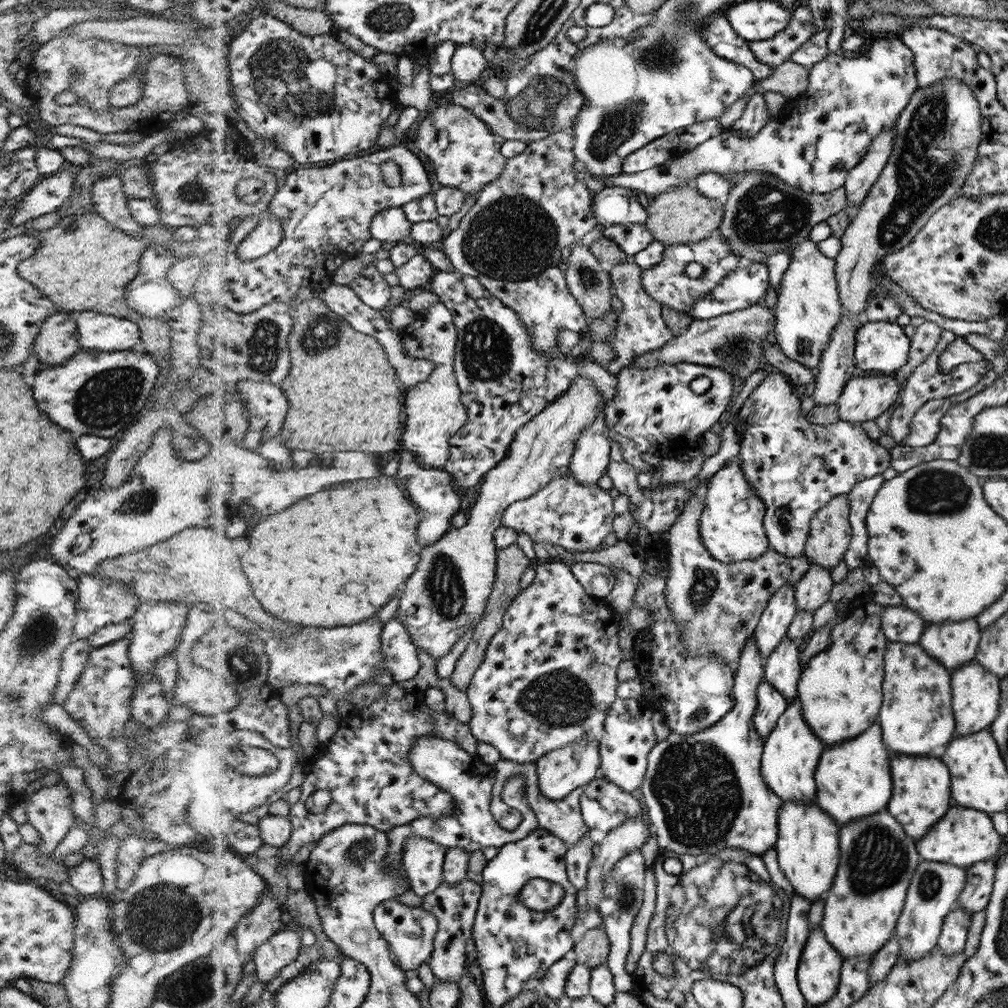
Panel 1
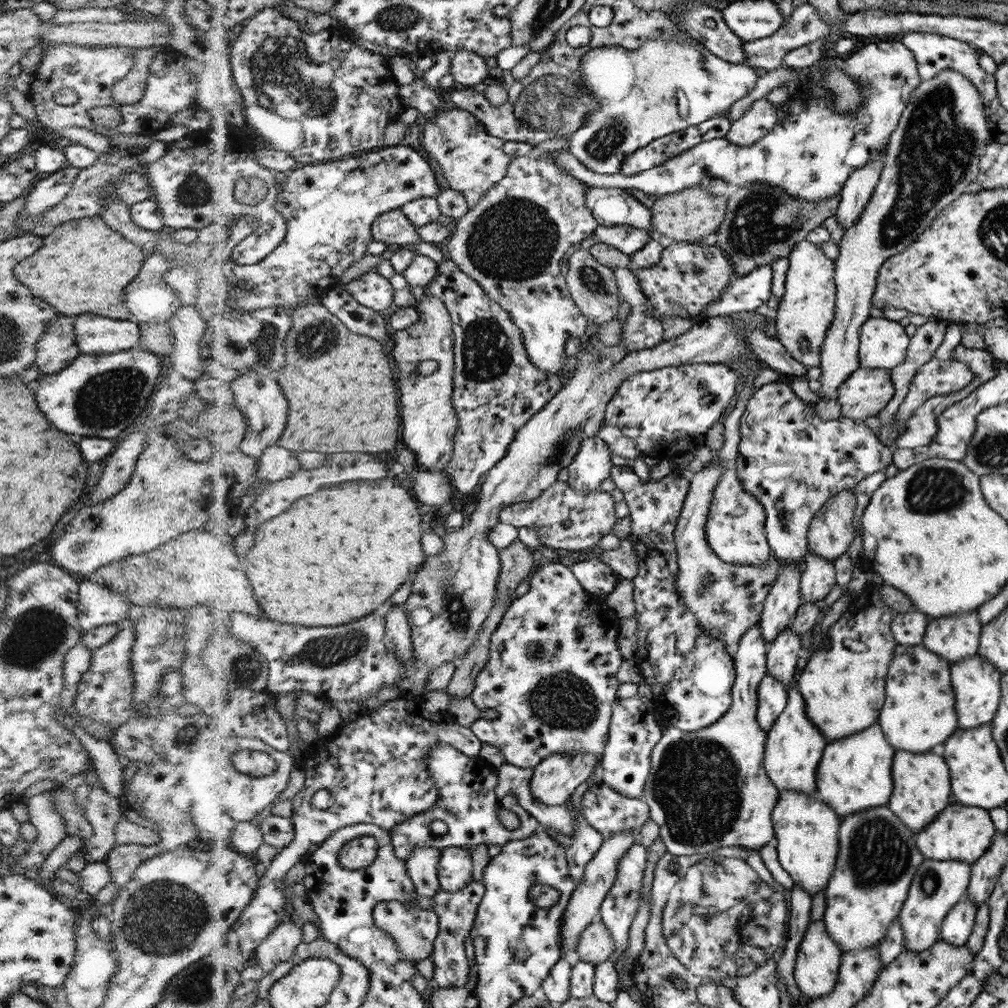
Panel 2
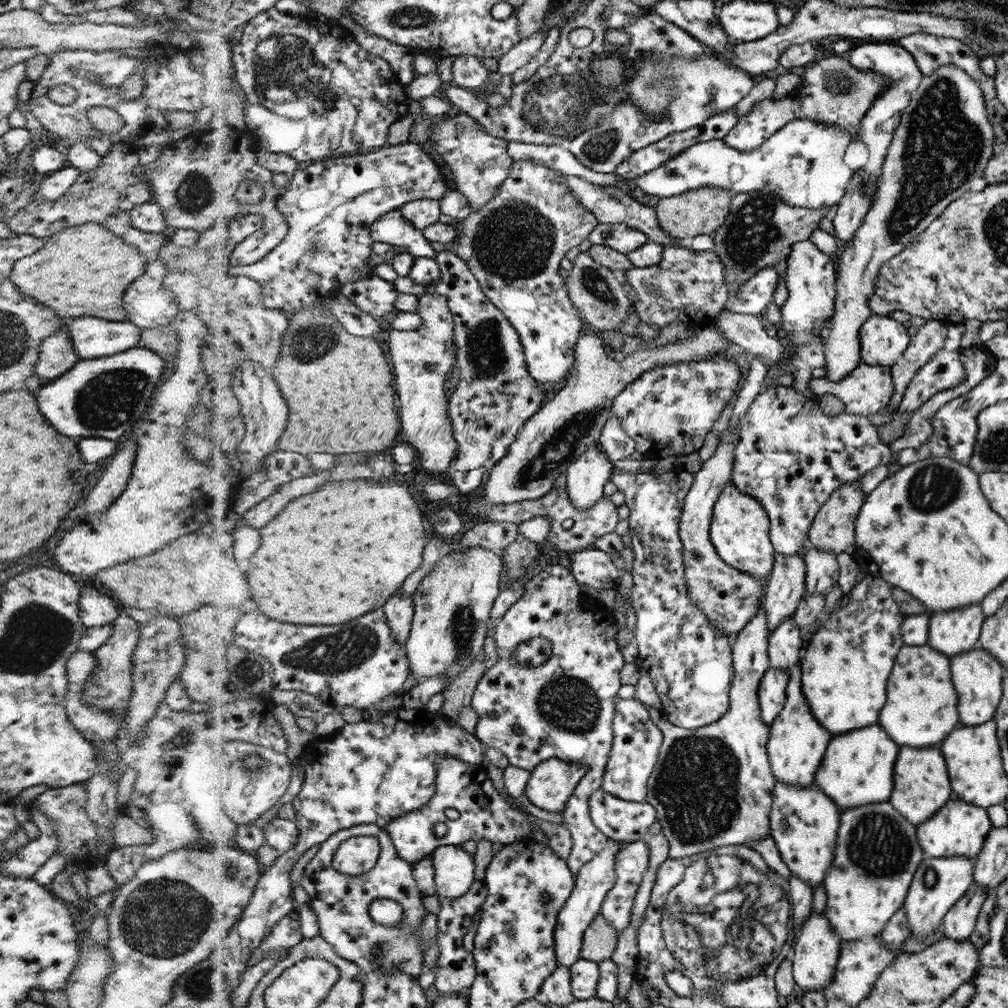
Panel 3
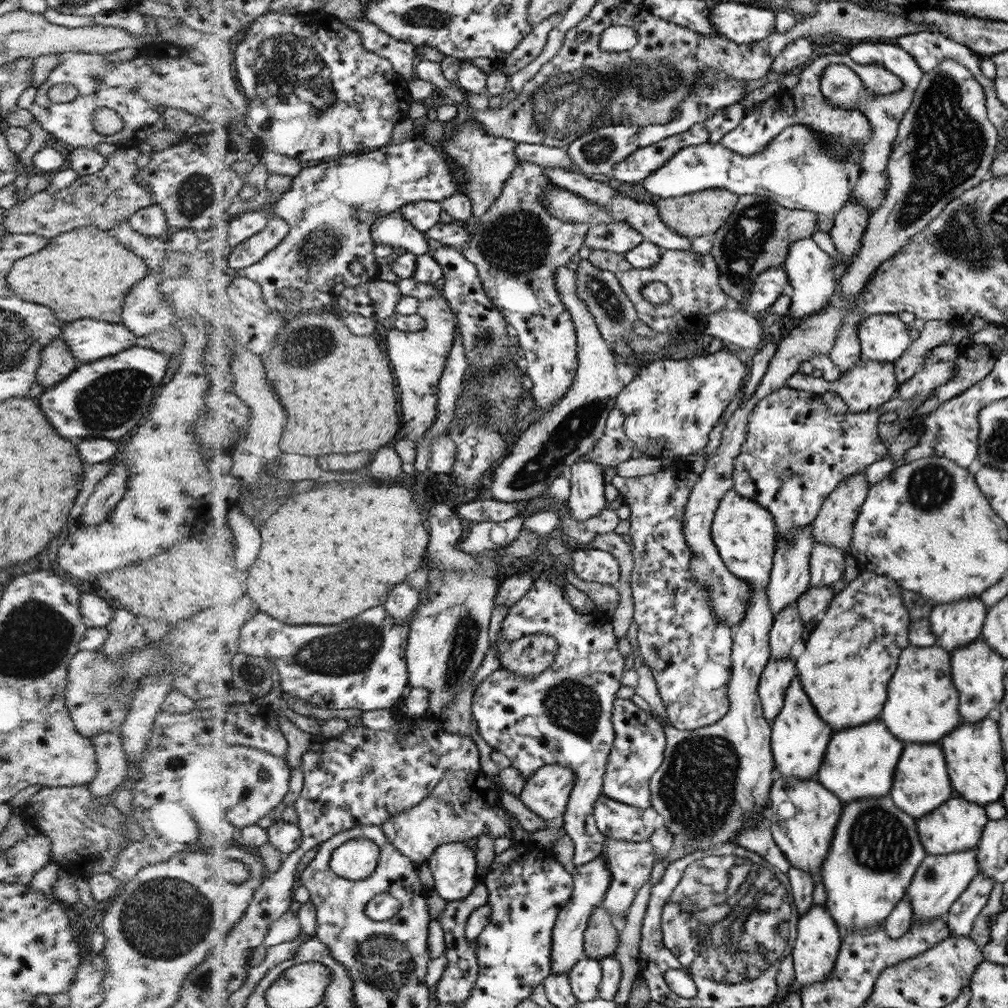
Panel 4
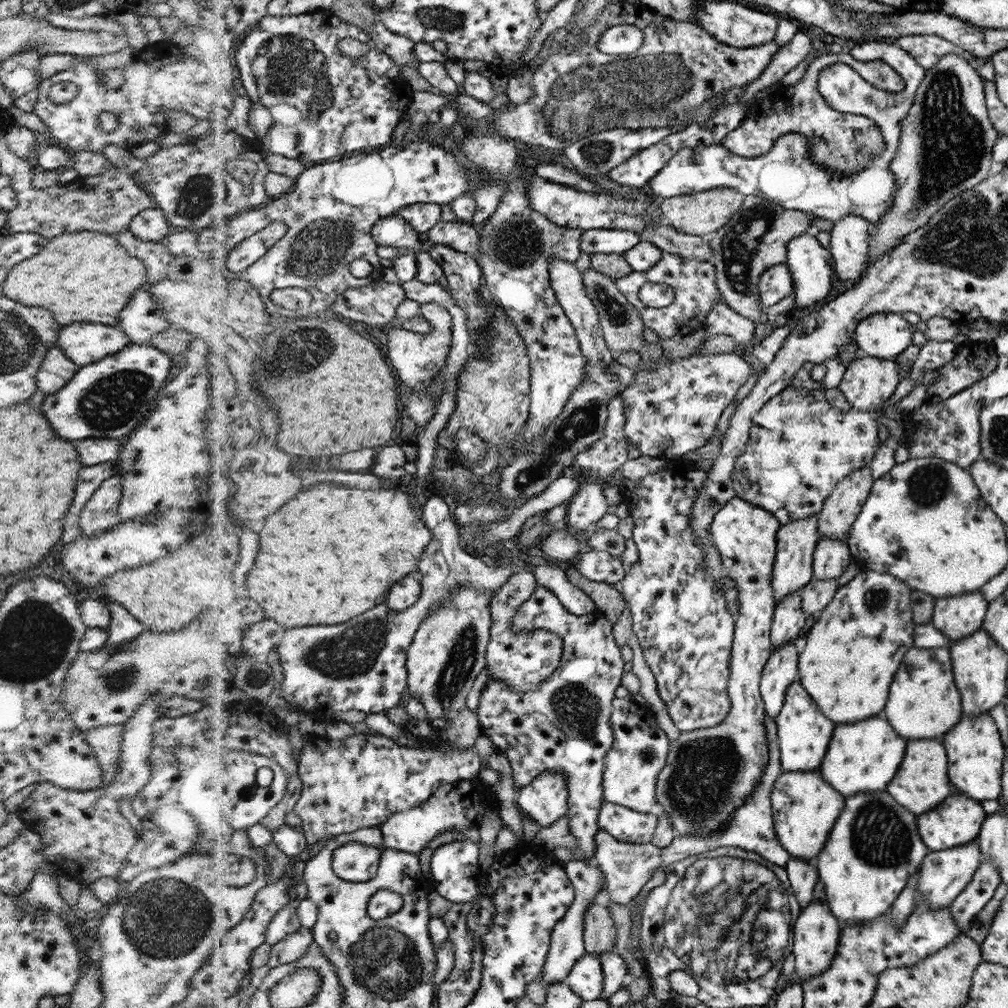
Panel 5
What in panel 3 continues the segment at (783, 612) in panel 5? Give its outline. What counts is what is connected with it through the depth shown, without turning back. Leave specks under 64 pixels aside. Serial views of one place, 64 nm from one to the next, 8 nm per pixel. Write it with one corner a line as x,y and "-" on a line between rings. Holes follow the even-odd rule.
794,616
786,618
777,630
769,635
769,666
783,671
790,671
798,664
798,655
802,644
802,629
797,625

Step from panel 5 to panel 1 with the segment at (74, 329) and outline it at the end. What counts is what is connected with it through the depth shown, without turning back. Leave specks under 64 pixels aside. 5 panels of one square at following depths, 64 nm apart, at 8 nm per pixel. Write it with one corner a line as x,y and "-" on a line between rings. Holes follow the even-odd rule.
86,310
77,314
76,319
81,348
108,352
139,348
141,332
128,317

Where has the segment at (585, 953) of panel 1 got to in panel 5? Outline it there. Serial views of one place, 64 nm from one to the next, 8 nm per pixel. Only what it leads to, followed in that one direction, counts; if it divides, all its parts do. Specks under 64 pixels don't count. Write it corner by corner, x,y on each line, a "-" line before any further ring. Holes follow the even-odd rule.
594,901
586,908
584,942
586,953
596,956
612,952
617,944
617,927
608,908

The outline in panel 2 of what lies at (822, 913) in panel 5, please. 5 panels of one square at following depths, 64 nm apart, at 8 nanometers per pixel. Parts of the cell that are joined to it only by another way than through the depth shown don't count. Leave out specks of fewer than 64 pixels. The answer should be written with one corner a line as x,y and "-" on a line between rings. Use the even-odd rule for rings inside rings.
823,920
810,922
802,942
800,942
800,950
796,956
794,965
794,979
798,989
809,999
818,999
820,996
828,996
833,992
840,979
840,946
825,928

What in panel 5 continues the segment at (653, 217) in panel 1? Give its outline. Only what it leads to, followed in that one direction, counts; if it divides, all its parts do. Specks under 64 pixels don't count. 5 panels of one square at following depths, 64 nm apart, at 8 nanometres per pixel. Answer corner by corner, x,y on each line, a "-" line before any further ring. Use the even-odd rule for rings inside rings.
717,188
692,195
675,196
664,199
661,212
665,223
684,234
702,237
725,226
741,210
745,196
733,188

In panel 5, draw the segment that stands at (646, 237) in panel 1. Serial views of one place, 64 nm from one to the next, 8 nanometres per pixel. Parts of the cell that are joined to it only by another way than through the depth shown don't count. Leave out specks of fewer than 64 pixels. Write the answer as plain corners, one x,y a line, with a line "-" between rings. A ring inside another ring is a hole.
593,228
581,236
581,252
623,255
636,246
642,236
634,231
617,228

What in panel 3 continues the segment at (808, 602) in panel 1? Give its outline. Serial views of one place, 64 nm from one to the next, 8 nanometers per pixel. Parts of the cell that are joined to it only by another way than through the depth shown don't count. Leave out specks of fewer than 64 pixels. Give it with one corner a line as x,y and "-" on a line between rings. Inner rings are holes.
811,546
805,554
805,564
808,566
806,572
806,593
824,593
834,586
841,575
841,566
838,564
837,554
823,551
822,549

